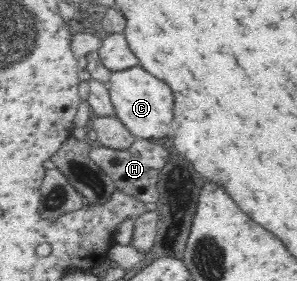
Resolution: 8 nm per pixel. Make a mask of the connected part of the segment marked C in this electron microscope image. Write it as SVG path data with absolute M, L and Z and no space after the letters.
M138 66L112 72L108 87L116 115L133 136L153 140L165 138L169 134L175 100L171 88L165 82L157 80L155 76L147 74L142 67Z

